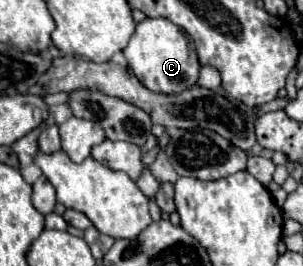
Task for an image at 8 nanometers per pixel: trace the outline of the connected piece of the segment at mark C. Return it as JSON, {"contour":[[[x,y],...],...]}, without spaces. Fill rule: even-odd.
{"contour":[[[145,19],[137,23],[129,45],[123,49],[131,71],[153,93],[179,95],[197,85],[201,65],[187,35],[169,19]]]}

